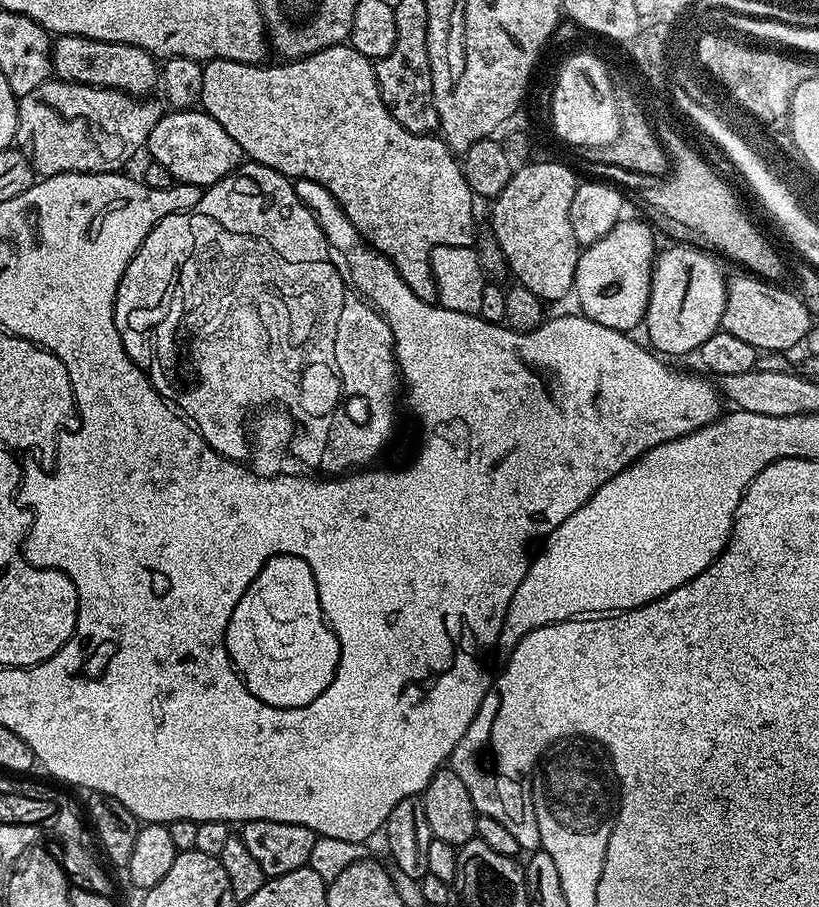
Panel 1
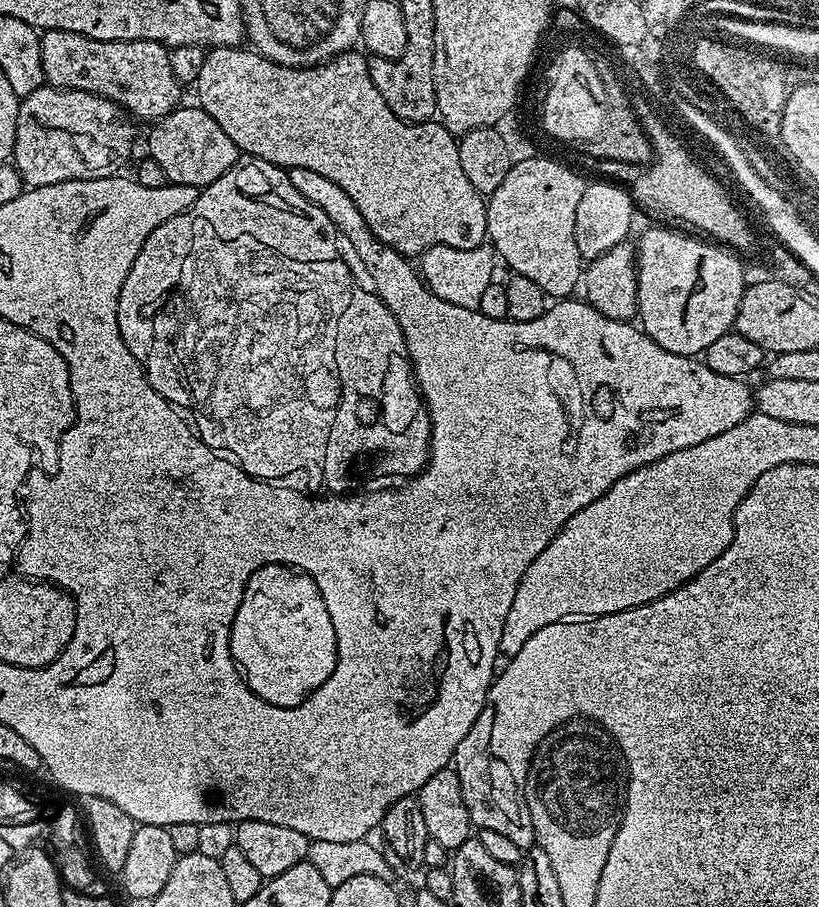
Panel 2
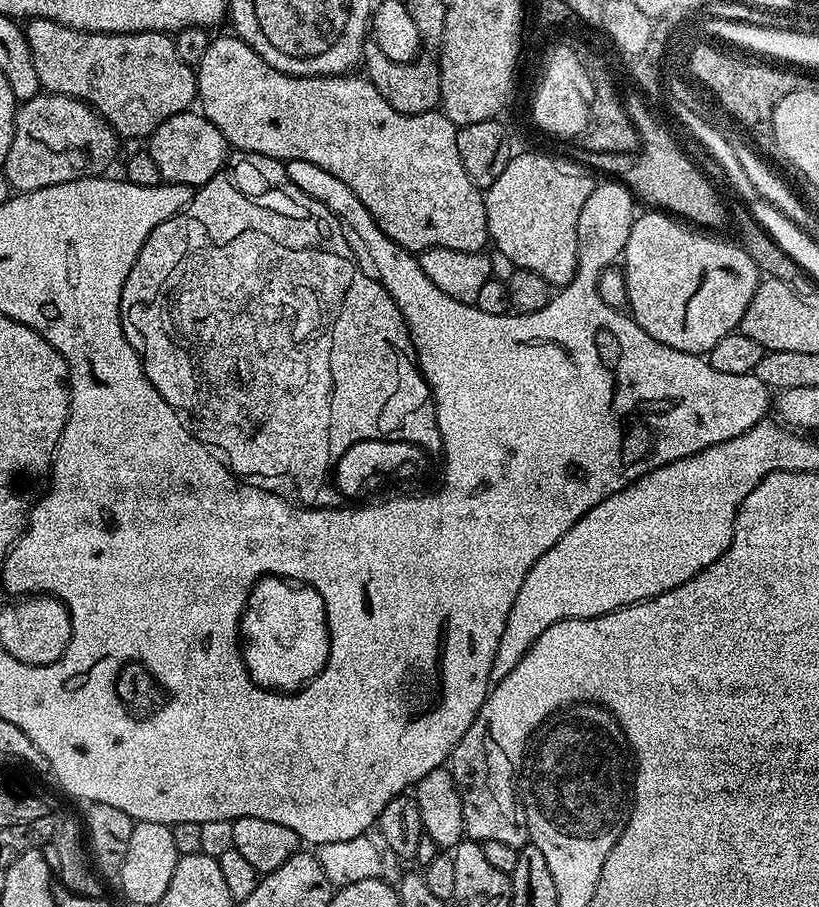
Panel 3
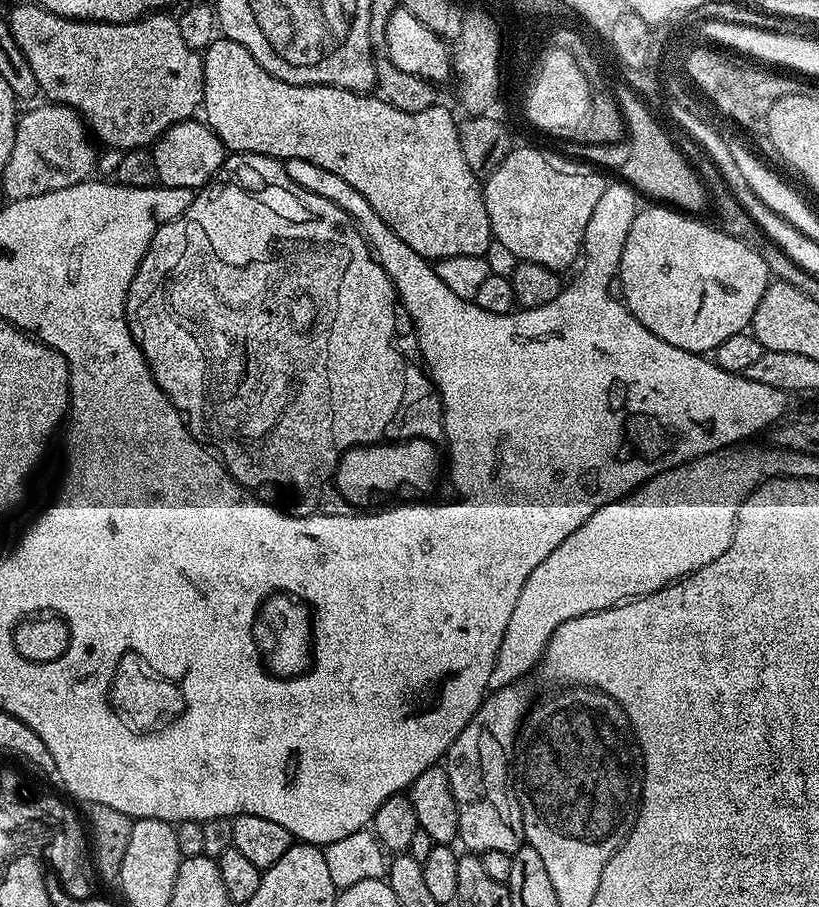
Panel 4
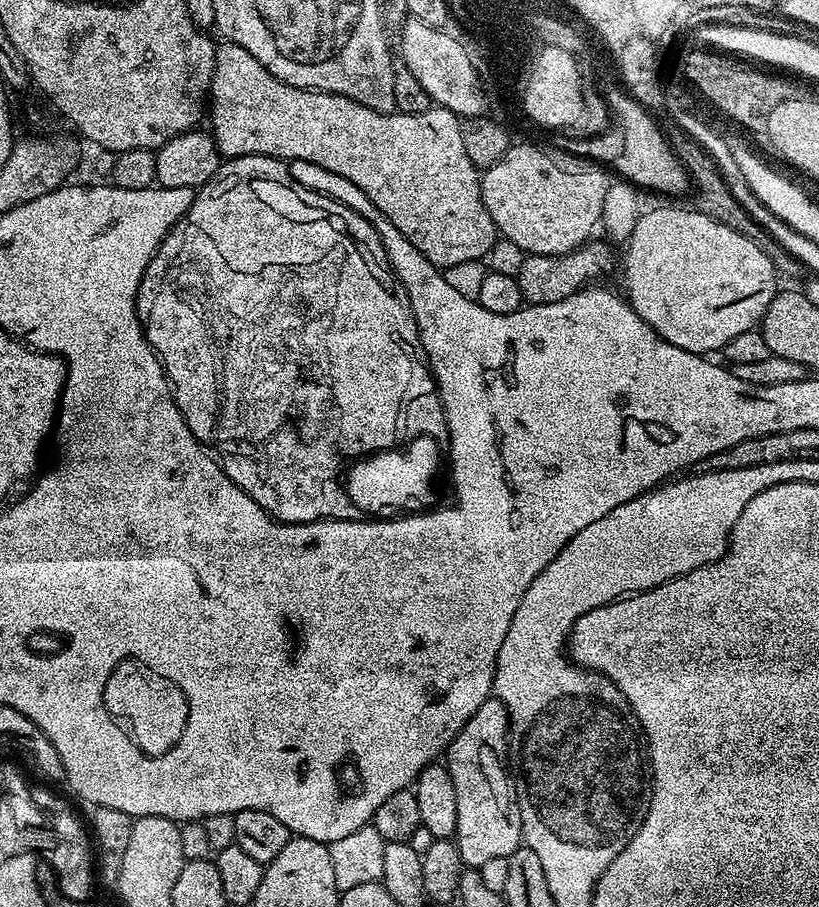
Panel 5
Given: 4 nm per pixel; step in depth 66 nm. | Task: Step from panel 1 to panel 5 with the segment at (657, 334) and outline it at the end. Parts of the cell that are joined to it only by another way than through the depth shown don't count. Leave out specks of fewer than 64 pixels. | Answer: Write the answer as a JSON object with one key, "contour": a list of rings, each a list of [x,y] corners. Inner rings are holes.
{"contour":[[[691,207],[688,208],[656,208],[653,212],[645,211],[641,215],[638,226],[634,226],[630,238],[626,241],[625,248],[628,249],[624,252],[624,288],[628,291],[626,299],[632,305],[632,309],[666,342],[670,342],[687,352],[719,353],[726,346],[726,342],[730,342],[730,338],[735,338],[746,330],[756,328],[763,320],[770,302],[776,297],[778,291],[778,285],[776,285],[778,268],[761,248],[754,246],[754,242],[750,242],[750,238],[738,234],[738,230],[730,230],[730,226],[722,226],[718,222],[714,222],[714,218],[706,218],[706,214],[697,212]]]}

